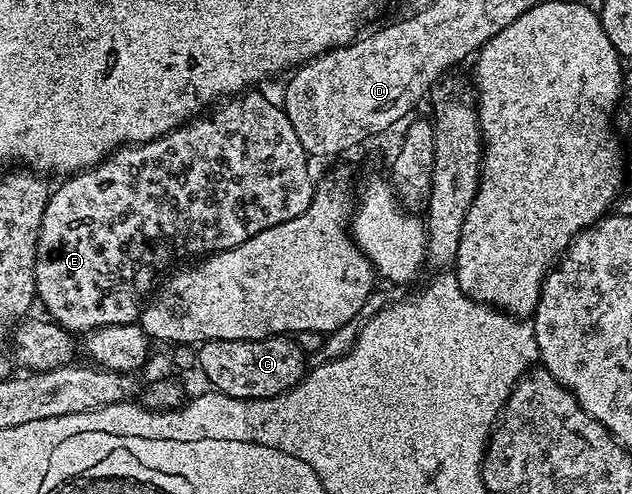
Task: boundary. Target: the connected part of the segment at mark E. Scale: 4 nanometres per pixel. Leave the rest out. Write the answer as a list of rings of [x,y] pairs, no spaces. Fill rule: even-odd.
[[[248,89],[242,95],[236,95],[218,104],[217,109],[208,110],[177,129],[156,139],[150,139],[147,143],[124,145],[119,150],[112,151],[96,167],[64,178],[60,182],[63,184],[56,191],[54,188],[50,192],[37,241],[35,293],[38,302],[47,306],[46,314],[54,322],[72,333],[80,333],[79,331],[90,333],[96,331],[98,327],[136,322],[143,314],[145,300],[156,286],[155,274],[162,267],[167,267],[178,259],[194,260],[196,257],[214,255],[216,251],[228,251],[273,225],[281,225],[281,221],[293,221],[293,217],[301,217],[301,213],[309,209],[311,198],[315,196],[316,180],[311,179],[311,167],[307,162],[309,162],[308,153],[297,137],[297,129],[293,129],[293,121],[289,121],[289,117],[276,100],[274,103],[273,100],[266,99],[259,89]]]

